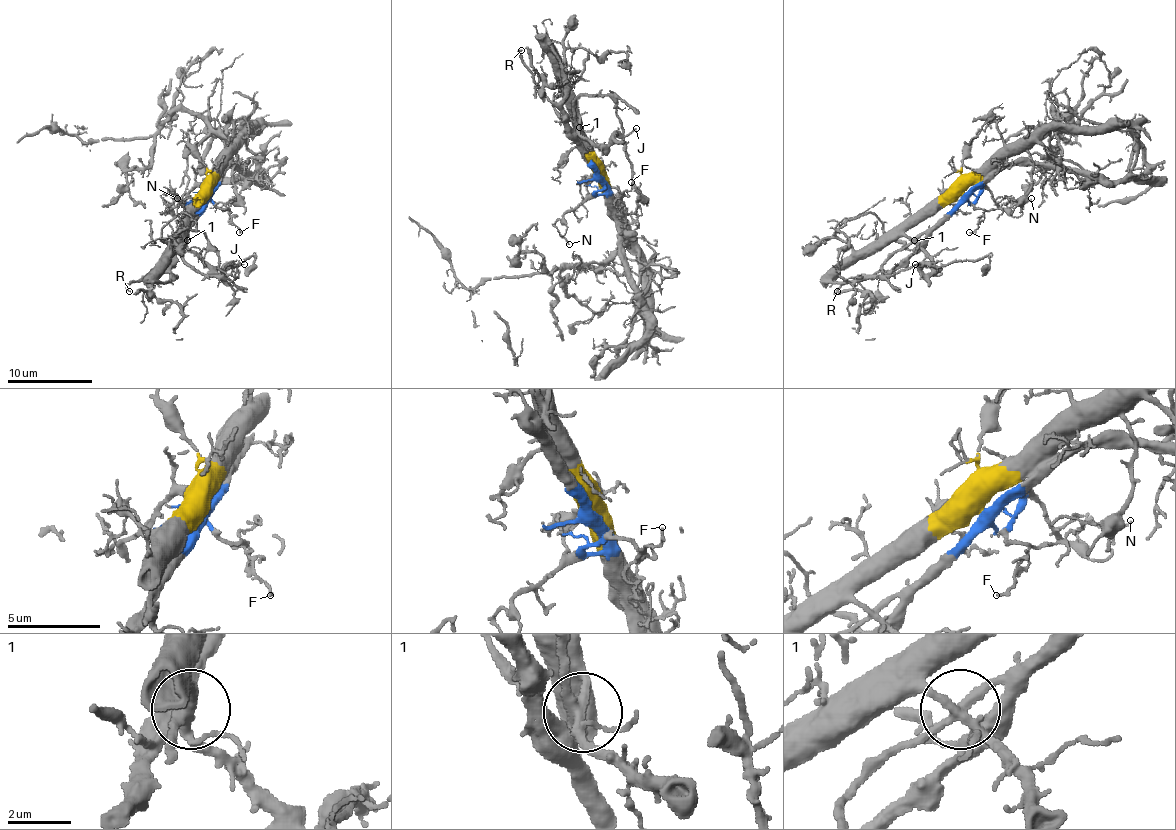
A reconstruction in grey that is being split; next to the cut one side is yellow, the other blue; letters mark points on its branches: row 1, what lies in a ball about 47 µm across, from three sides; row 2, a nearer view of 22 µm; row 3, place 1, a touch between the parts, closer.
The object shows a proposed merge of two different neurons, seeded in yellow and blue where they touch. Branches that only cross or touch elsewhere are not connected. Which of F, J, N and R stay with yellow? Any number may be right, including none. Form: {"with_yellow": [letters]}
{"with_yellow": ["J"]}

